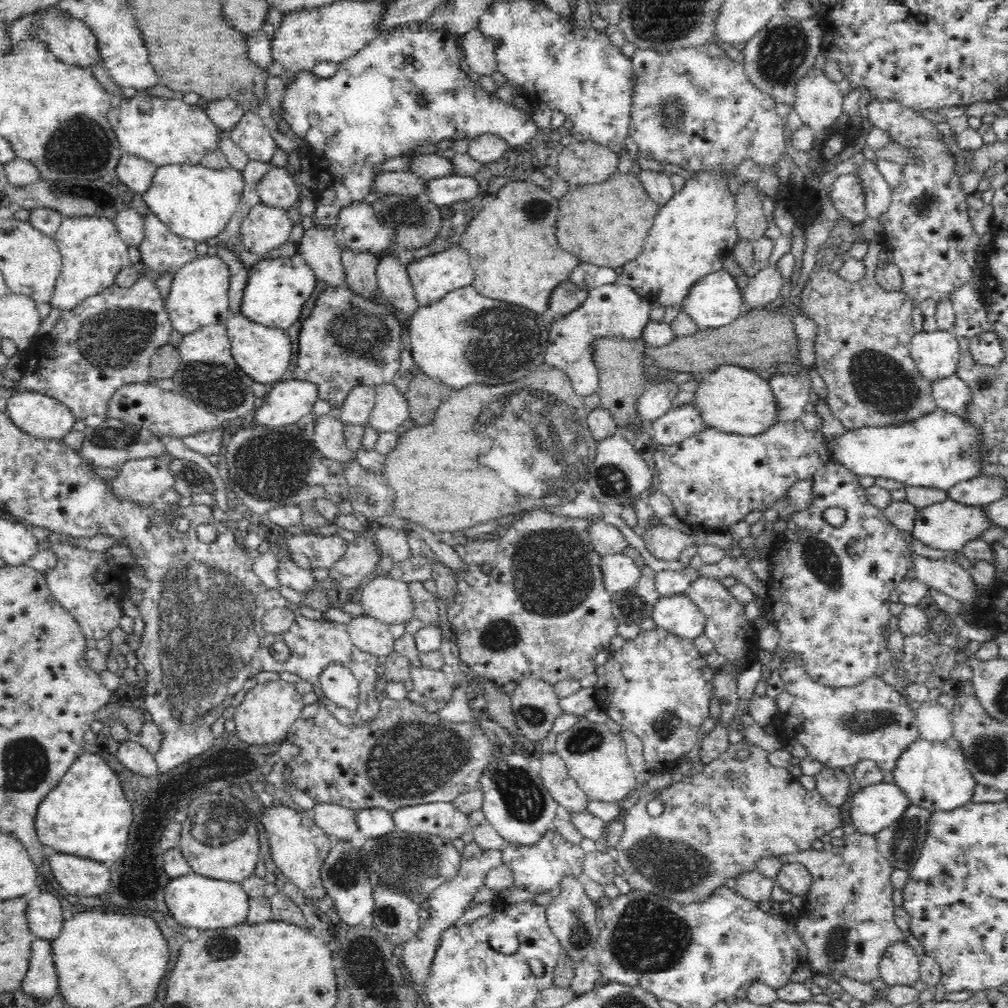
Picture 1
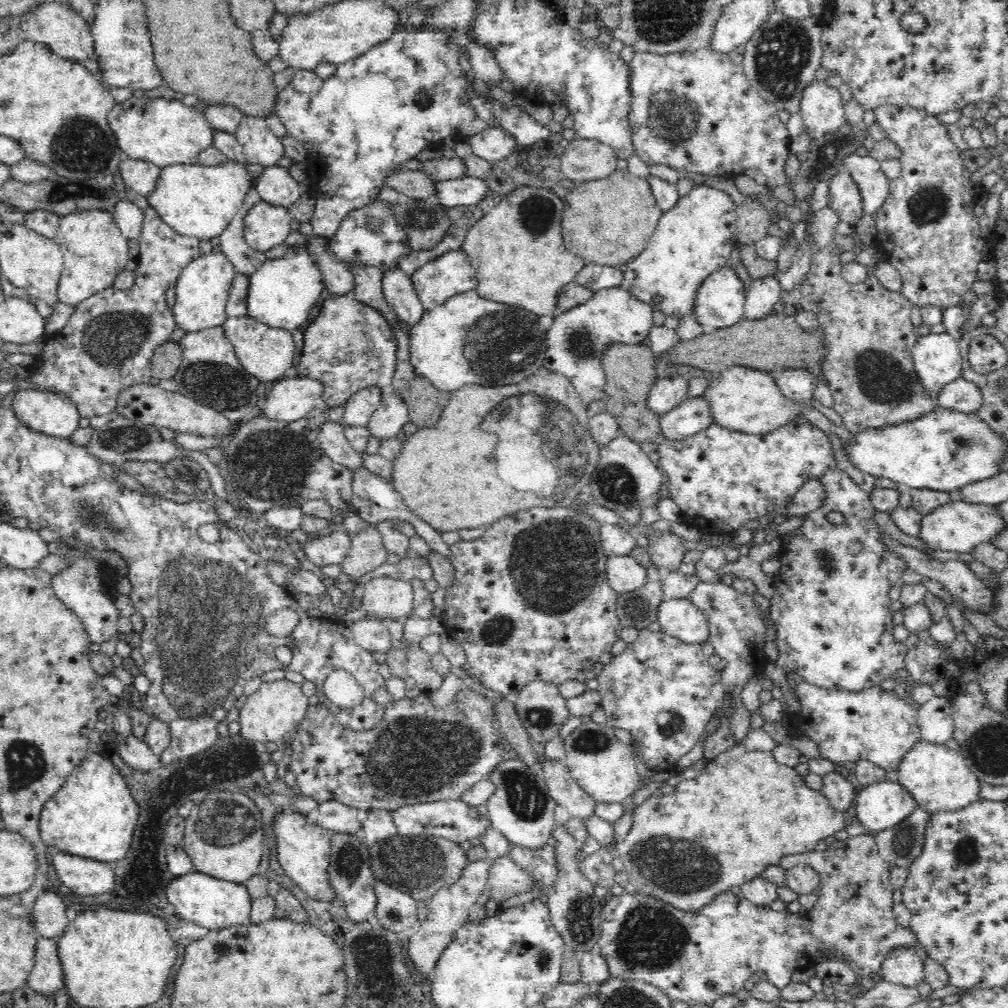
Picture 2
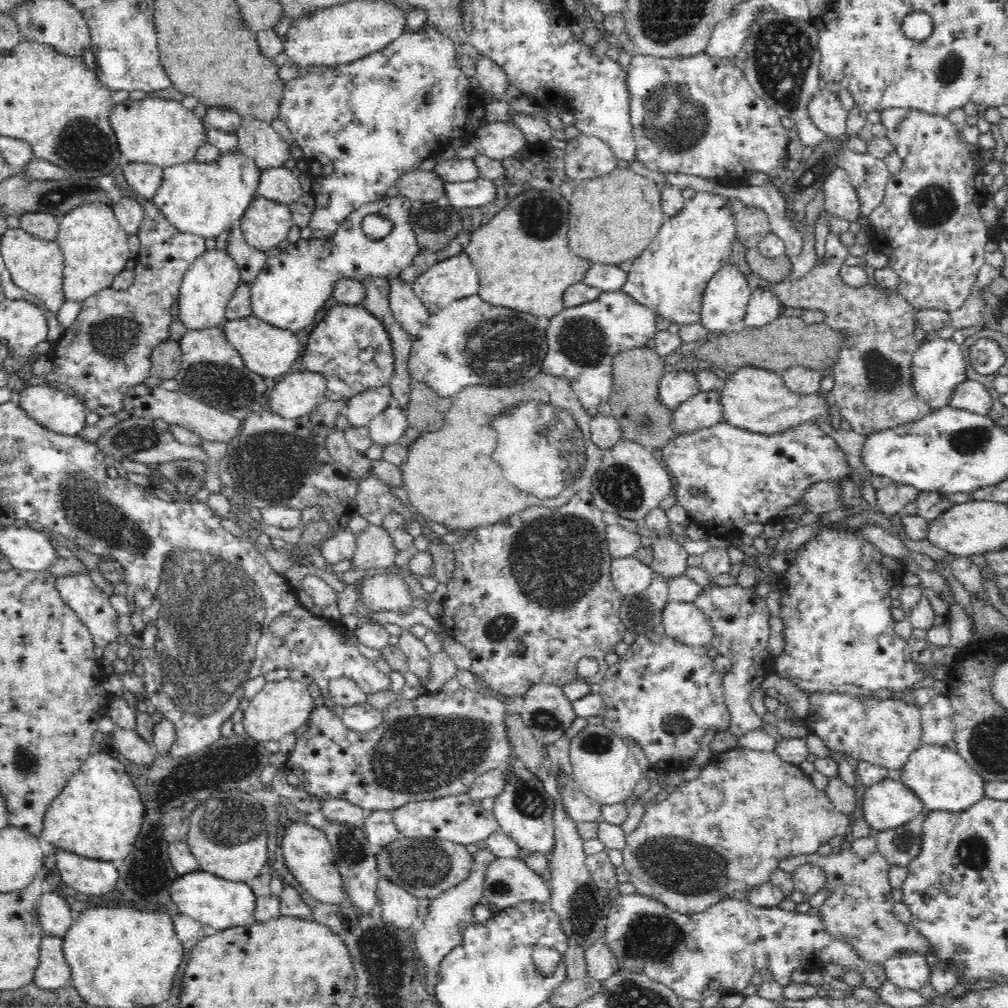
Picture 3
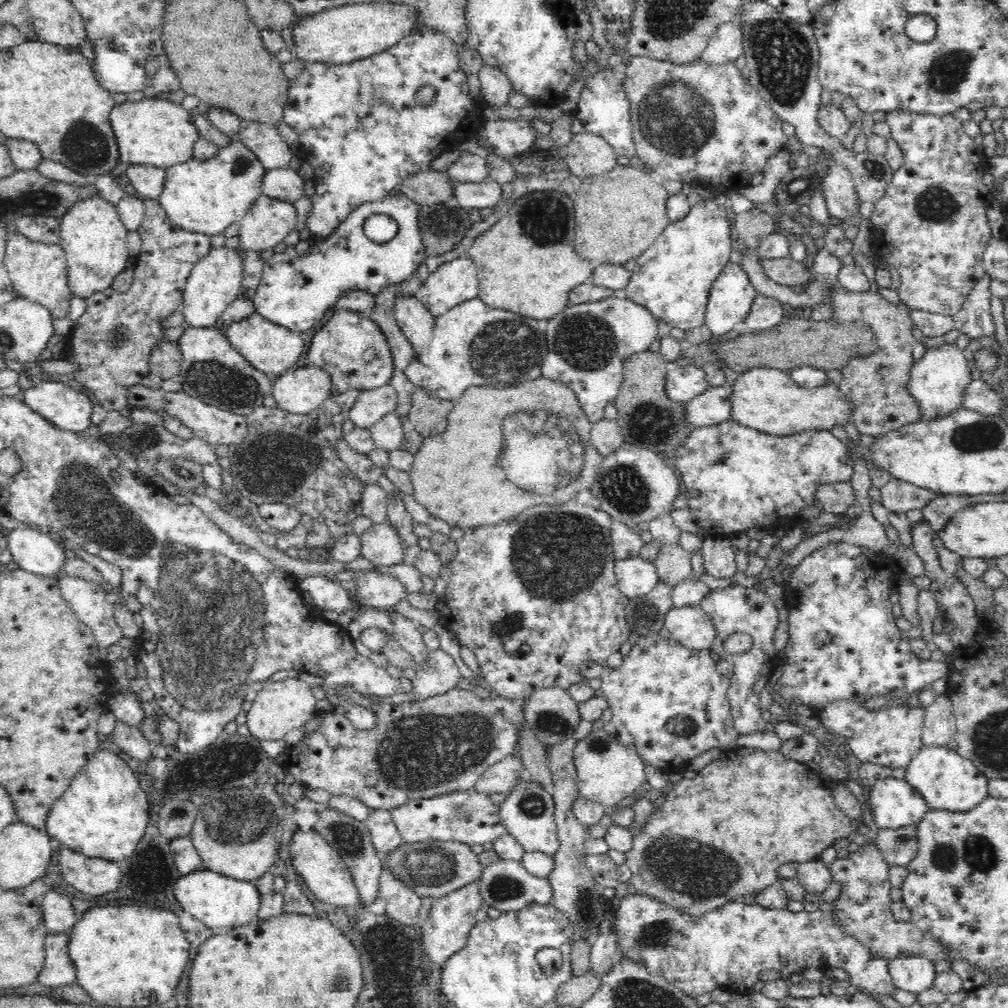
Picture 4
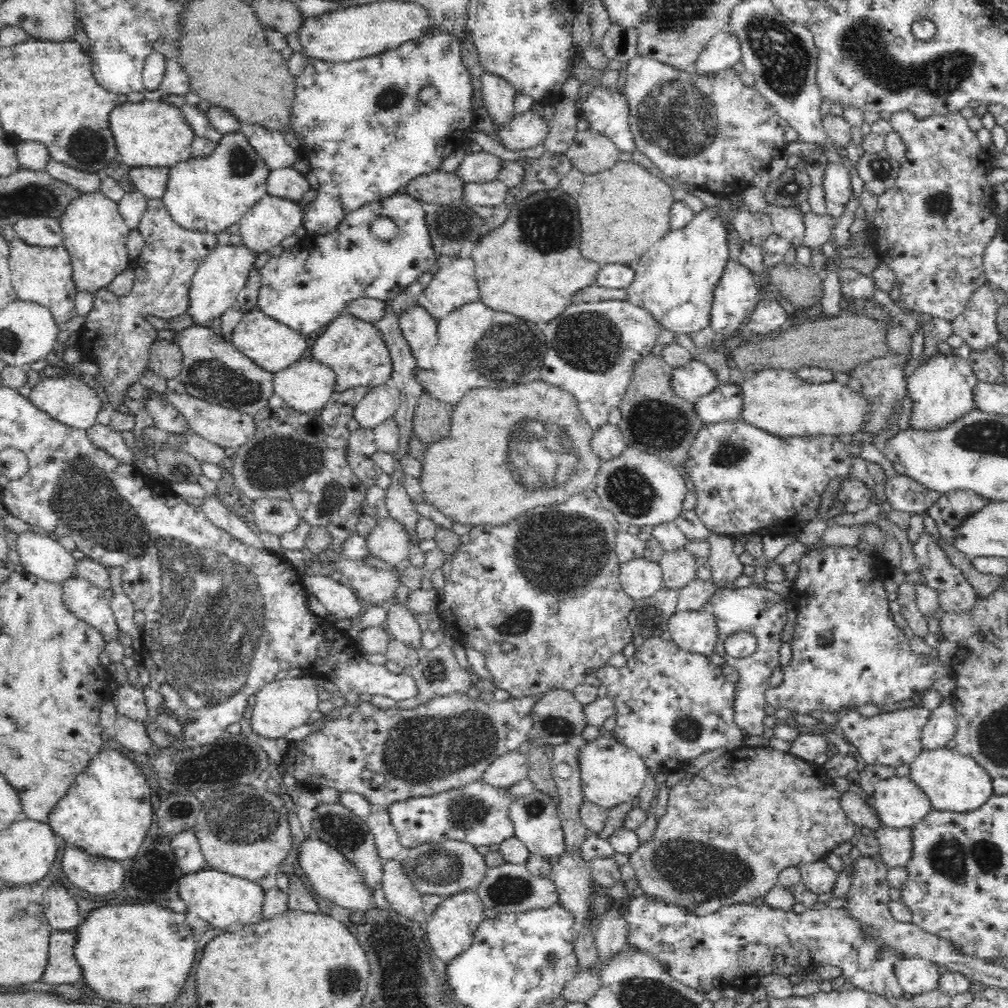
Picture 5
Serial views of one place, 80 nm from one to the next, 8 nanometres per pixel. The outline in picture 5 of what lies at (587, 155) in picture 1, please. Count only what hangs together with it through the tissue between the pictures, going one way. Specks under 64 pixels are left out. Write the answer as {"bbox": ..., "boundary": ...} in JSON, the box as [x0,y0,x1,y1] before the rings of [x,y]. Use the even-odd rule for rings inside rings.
{"bbox":[565,128,623,175],"boundary":[[[587,128],[577,132],[565,156],[570,159],[572,166],[589,175],[611,169],[618,162],[619,156],[623,156],[623,152],[607,135]]]}

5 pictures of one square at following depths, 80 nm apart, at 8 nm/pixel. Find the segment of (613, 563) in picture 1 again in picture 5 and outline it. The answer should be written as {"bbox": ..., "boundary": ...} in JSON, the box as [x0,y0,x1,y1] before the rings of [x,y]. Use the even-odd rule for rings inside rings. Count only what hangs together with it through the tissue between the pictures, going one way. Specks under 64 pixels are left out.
{"bbox":[619,558,664,601],"boundary":[[[636,558],[620,566],[619,581],[626,594],[635,601],[654,596],[664,587],[662,567],[656,562]]]}

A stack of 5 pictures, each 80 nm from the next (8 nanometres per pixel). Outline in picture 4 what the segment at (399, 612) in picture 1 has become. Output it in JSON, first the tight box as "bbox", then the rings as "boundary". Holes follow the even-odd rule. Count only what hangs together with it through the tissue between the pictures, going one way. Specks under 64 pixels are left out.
{"bbox":[355,571,406,609],"boundary":[[[360,571],[356,574],[355,596],[373,609],[389,609],[406,598],[405,586],[384,571]]]}

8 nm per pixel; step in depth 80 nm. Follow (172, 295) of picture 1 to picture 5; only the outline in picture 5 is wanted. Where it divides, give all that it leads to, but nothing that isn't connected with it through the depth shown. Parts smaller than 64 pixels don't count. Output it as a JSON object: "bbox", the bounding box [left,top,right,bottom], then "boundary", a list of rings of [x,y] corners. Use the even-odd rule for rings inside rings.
{"bbox":[186,244,258,325],"boundary":[[[220,244],[204,258],[198,266],[190,287],[190,308],[186,313],[194,317],[198,325],[204,325],[214,318],[221,318],[222,314],[232,307],[238,298],[239,292],[248,285],[252,268],[258,260],[258,253],[246,245]]]}

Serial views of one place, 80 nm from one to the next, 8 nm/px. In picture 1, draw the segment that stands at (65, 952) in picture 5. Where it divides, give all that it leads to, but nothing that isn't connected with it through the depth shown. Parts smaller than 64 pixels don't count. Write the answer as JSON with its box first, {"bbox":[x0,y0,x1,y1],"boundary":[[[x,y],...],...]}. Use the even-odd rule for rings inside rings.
{"bbox":[21,938,58,998],"boundary":[[[37,938],[32,942],[30,969],[21,989],[36,998],[52,998],[58,994],[58,974],[52,941]]]}

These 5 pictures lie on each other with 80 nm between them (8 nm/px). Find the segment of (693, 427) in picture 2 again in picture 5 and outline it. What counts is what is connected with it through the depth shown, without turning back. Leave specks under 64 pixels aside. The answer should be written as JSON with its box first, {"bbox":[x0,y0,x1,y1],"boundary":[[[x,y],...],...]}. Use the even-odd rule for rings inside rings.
{"bbox":[694,383,744,424],"boundary":[[[722,383],[712,394],[694,403],[705,424],[738,420],[744,410],[744,389],[740,383]]]}

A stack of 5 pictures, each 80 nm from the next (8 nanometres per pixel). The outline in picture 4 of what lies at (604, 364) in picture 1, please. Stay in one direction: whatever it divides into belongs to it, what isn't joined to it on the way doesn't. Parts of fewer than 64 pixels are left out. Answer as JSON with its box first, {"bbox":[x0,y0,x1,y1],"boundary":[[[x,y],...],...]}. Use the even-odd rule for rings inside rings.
{"bbox":[616,351,697,454],"boundary":[[[646,351],[626,358],[624,362],[624,384],[616,398],[616,423],[623,440],[656,454],[674,452],[680,448],[697,428],[688,421],[686,403],[670,399],[666,391],[666,378],[671,365],[659,352]]]}

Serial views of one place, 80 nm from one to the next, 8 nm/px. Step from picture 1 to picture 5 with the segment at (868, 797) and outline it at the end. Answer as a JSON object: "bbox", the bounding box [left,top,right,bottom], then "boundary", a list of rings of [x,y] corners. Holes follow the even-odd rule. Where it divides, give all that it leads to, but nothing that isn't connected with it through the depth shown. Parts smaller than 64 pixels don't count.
{"bbox":[871,776,933,829],"boundary":[[[909,776],[880,779],[871,800],[881,823],[896,829],[911,829],[933,809],[930,797]]]}

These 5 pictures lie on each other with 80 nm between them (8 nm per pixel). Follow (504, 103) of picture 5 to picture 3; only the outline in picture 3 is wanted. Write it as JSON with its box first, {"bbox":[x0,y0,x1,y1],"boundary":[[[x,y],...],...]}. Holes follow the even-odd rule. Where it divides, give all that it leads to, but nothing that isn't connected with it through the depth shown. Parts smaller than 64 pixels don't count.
{"bbox":[475,56,510,101],"boundary":[[[479,56],[476,64],[475,77],[479,81],[480,88],[495,101],[506,99],[506,90],[510,86],[508,76],[489,58]]]}

